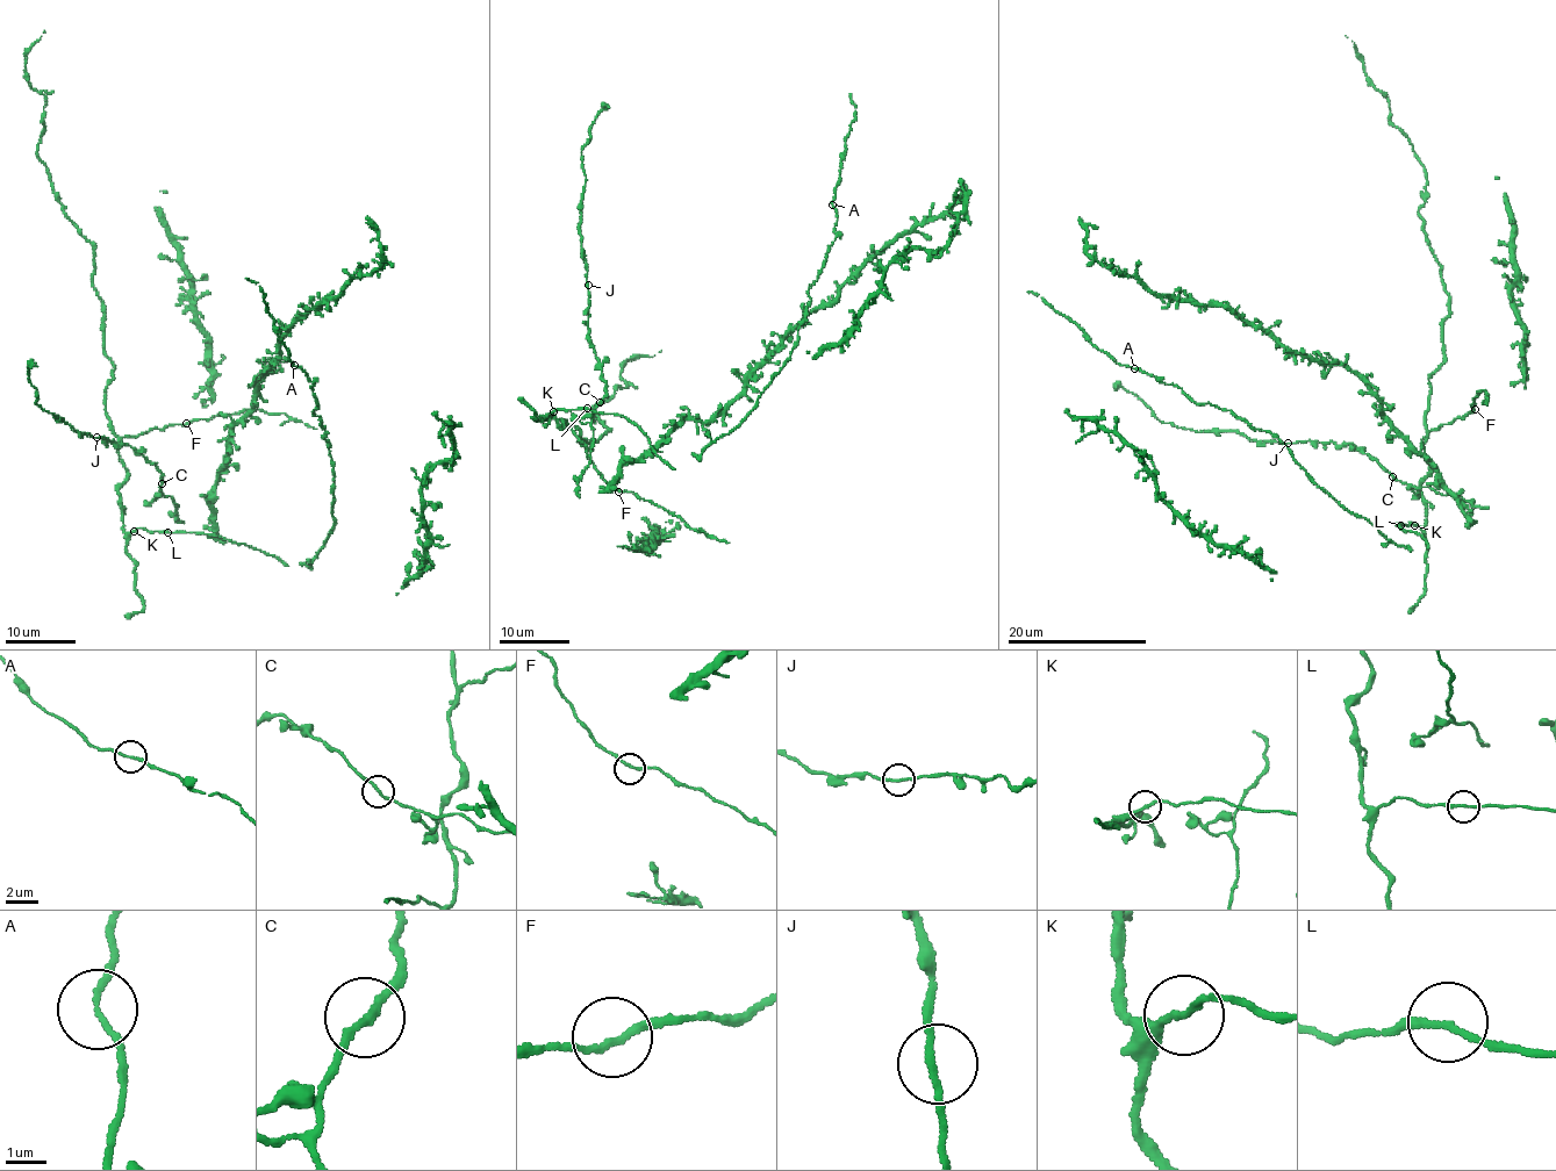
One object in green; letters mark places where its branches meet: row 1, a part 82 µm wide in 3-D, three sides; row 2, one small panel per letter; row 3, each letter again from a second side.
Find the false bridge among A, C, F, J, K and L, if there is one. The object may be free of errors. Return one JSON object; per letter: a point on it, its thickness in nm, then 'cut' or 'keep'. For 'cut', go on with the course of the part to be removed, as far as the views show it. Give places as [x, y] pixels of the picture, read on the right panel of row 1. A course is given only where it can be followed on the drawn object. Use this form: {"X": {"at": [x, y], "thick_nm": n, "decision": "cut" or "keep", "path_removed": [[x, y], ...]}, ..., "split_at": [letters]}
{"A": {"at": [1134, 368], "thick_nm": 130, "decision": "keep"}, "C": {"at": [1392, 476], "thick_nm": 170, "decision": "keep"}, "F": {"at": [1475, 409], "thick_nm": 180, "decision": "keep"}, "J": {"at": [1288, 443], "thick_nm": 160, "decision": "keep"}, "K": {"at": [1414, 525], "thick_nm": 160, "decision": "keep"}, "L": {"at": [1400, 525], "thick_nm": 160, "decision": "keep"}, "split_at": []}

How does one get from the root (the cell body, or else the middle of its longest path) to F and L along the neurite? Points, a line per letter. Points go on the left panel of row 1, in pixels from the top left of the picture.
F: (123, 527), (117, 488), (128, 476), (128, 469), (119, 458), (120, 440), (186, 423)
L: (123, 527), (126, 532), (145, 527), (167, 532)

